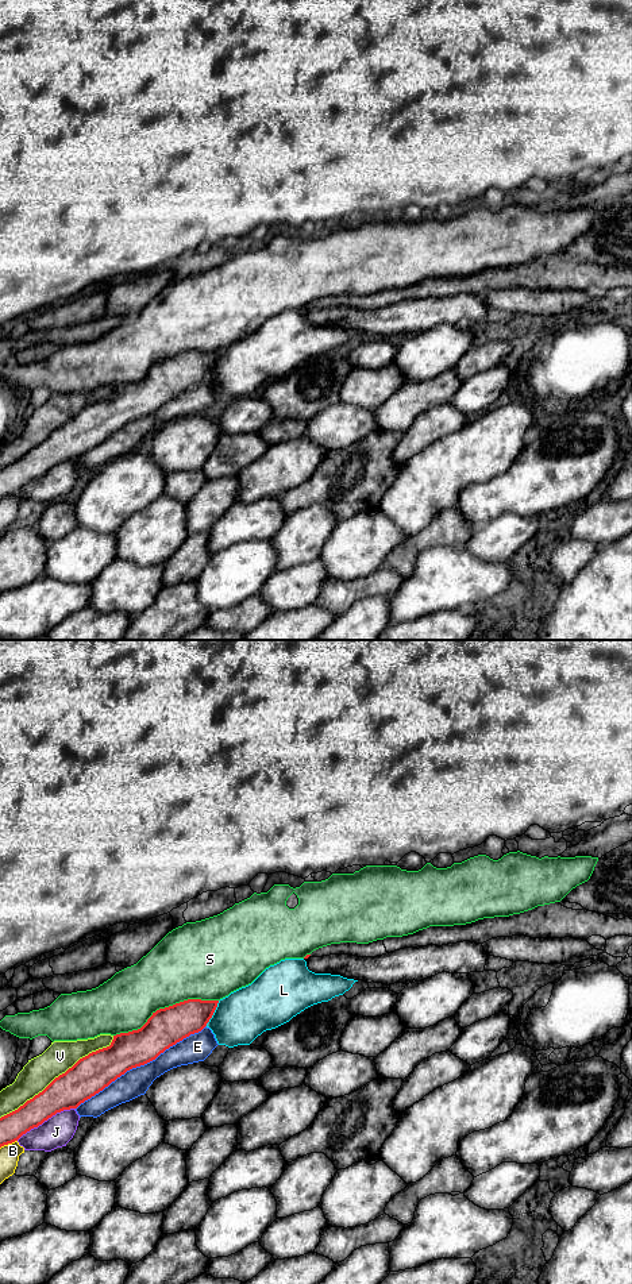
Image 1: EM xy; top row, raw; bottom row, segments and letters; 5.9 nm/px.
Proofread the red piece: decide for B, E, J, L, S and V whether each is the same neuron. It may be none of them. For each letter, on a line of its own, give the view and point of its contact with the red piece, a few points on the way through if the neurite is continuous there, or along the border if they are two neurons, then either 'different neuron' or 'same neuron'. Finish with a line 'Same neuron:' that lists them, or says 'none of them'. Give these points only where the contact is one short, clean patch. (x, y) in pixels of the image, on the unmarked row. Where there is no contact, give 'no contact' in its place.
B: xy (8, 494) | different neuron
E: xy (141, 416) | different neuron
J: xy (45, 471) | different neuron
L: xy (214, 363) | different neuron
S: xy (165, 359) | different neuron
V: xy (60, 427) | different neuron
Same neuron: none of them

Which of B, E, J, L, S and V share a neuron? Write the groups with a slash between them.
B / E / J / L / S / V

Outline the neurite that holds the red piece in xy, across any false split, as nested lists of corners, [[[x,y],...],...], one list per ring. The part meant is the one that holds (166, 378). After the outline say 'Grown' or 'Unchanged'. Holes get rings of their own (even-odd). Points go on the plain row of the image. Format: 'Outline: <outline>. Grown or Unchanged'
Outline: [[[188,351],[159,360],[138,382],[113,387],[109,398],[80,410],[42,444],[0,470],[0,500],[63,462],[77,460],[127,423],[155,412],[170,398],[201,383],[219,352]]]. Unchanged

